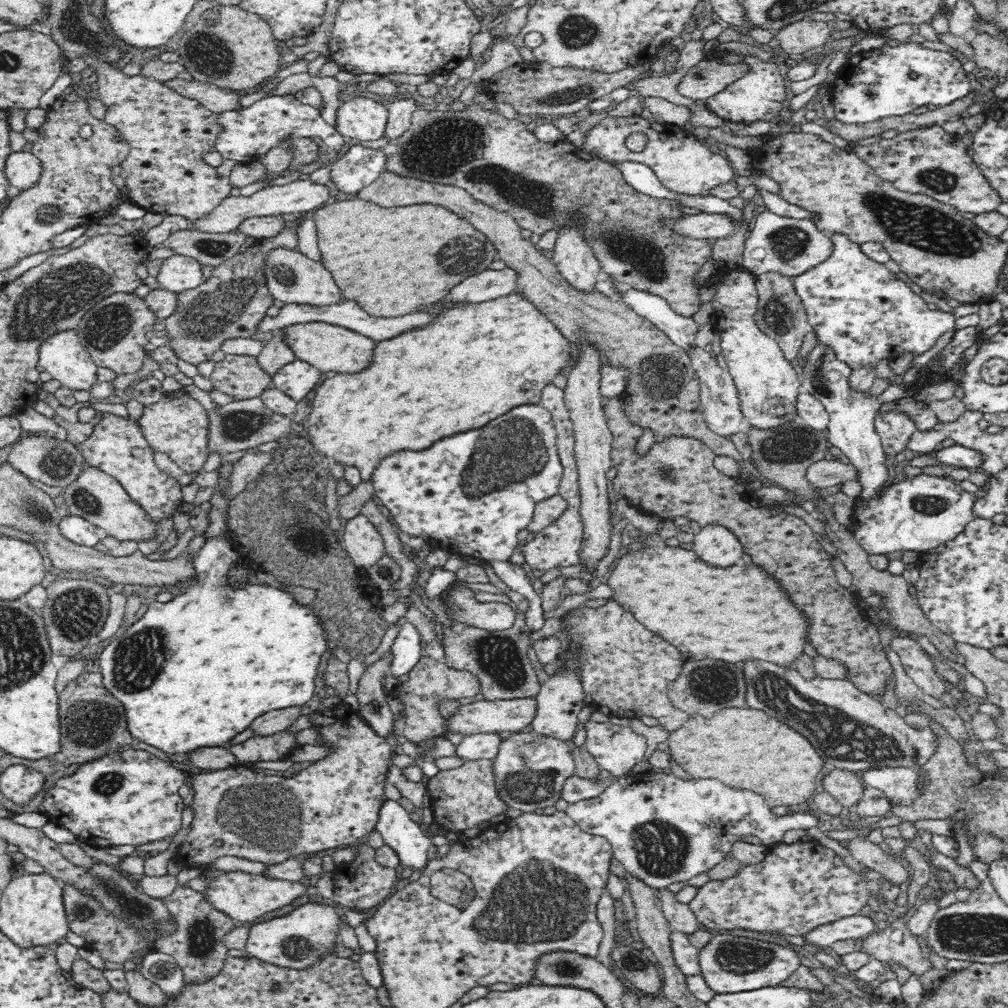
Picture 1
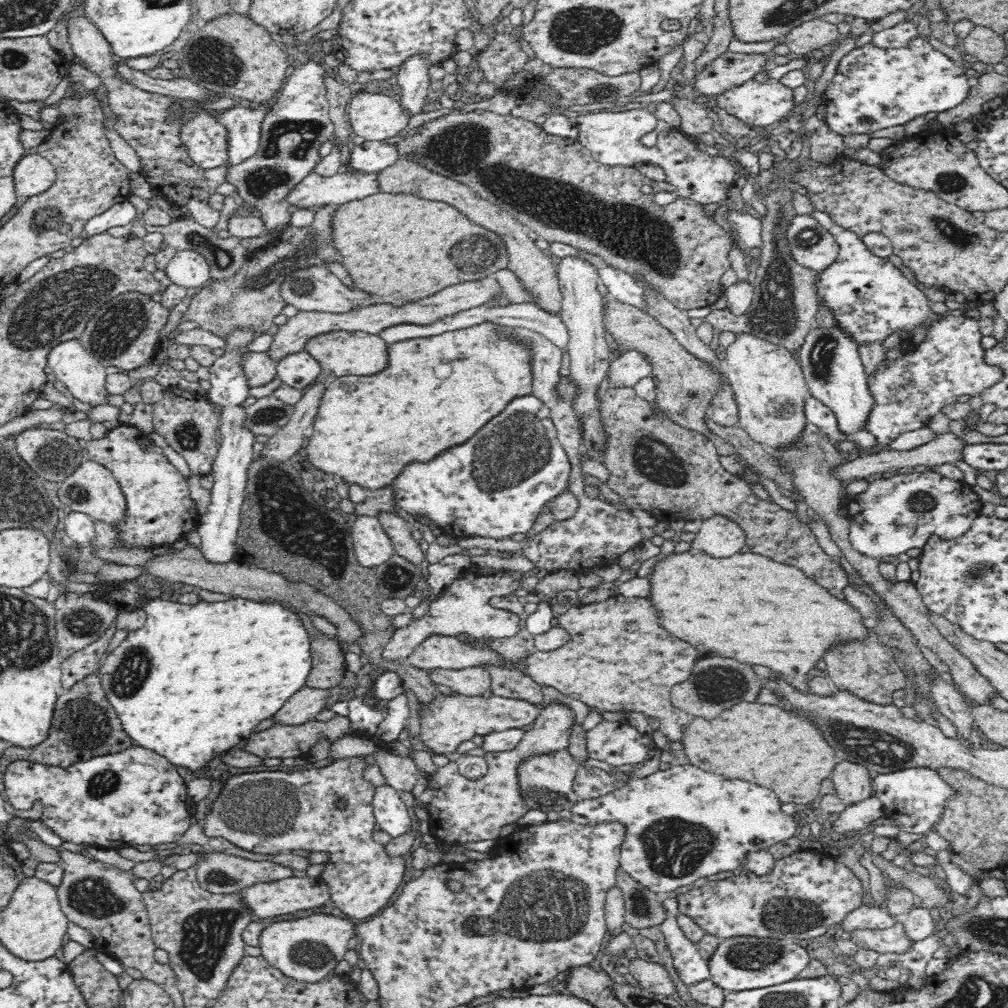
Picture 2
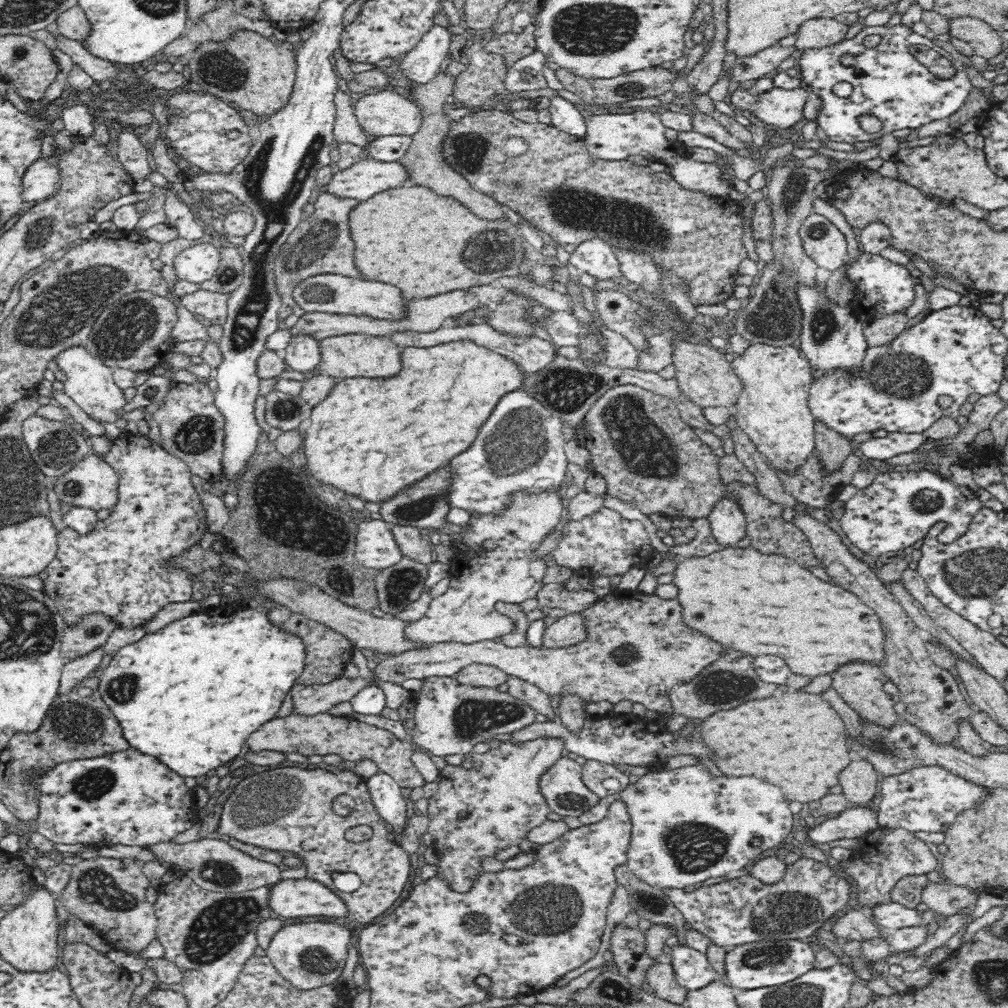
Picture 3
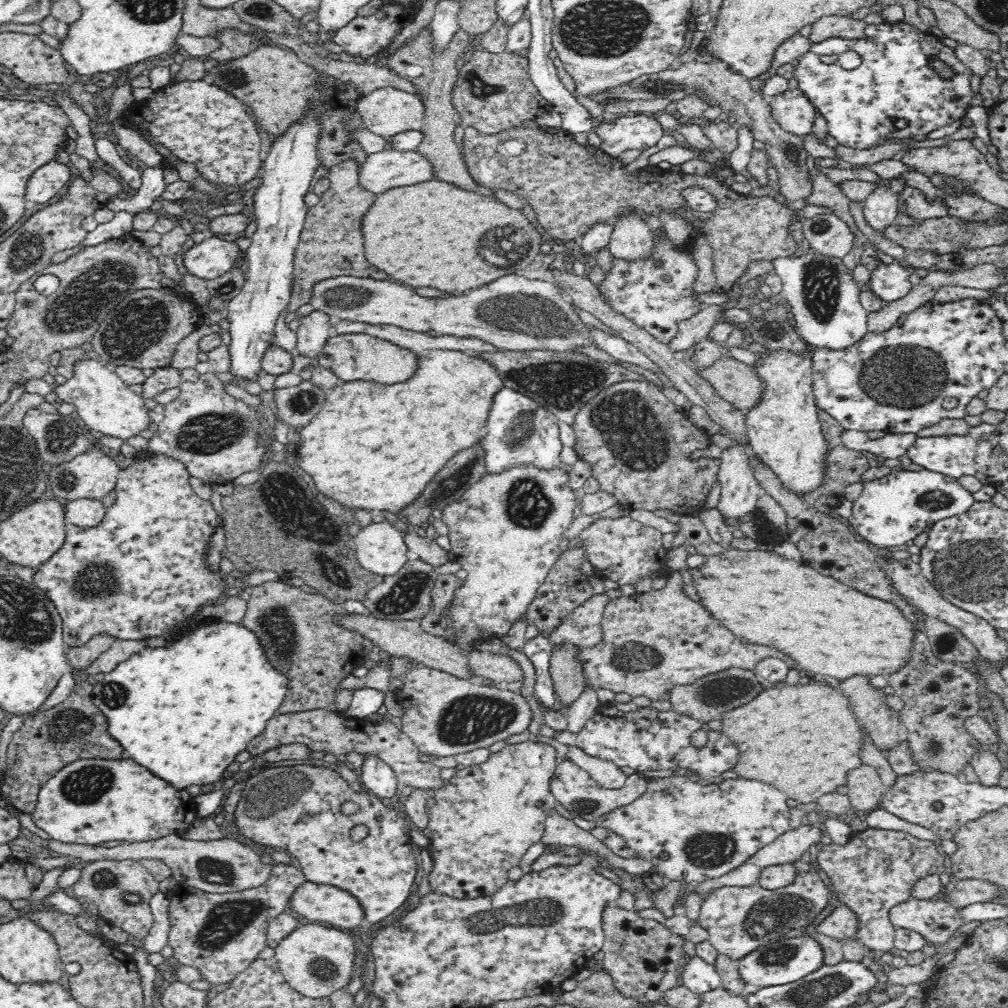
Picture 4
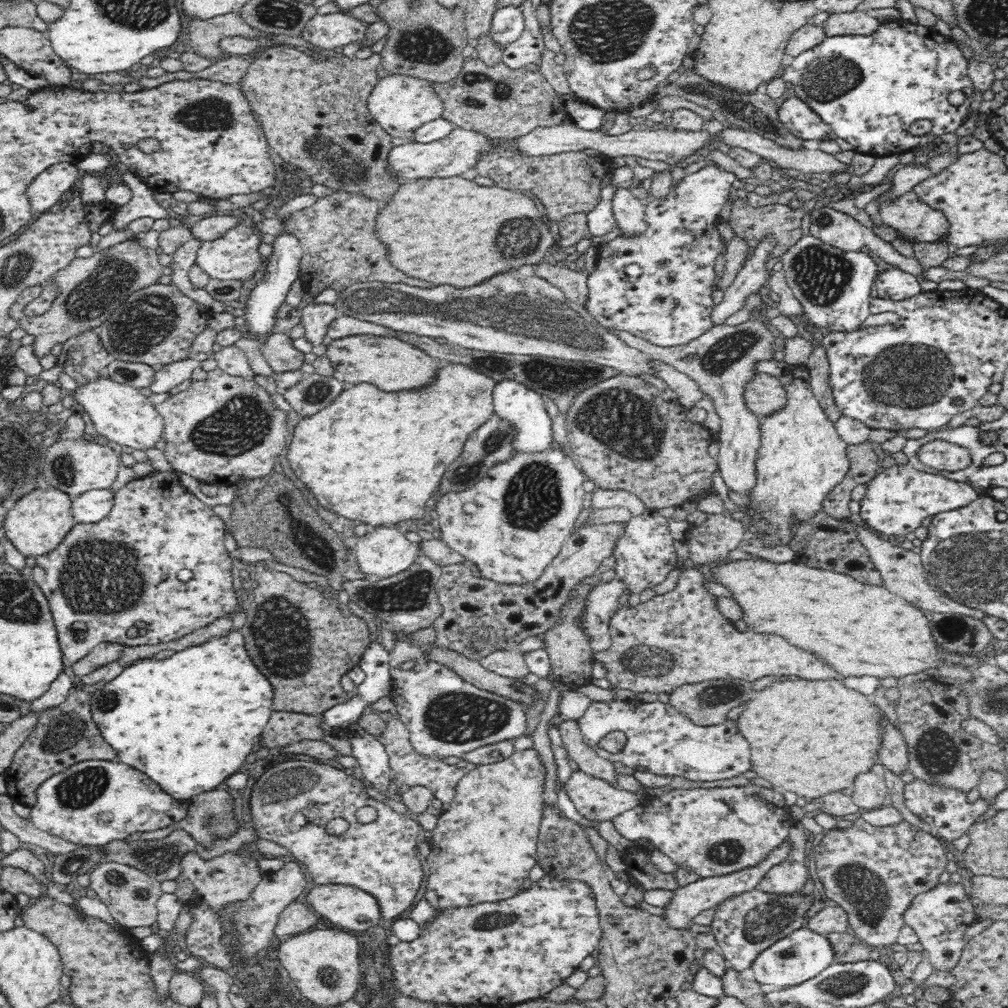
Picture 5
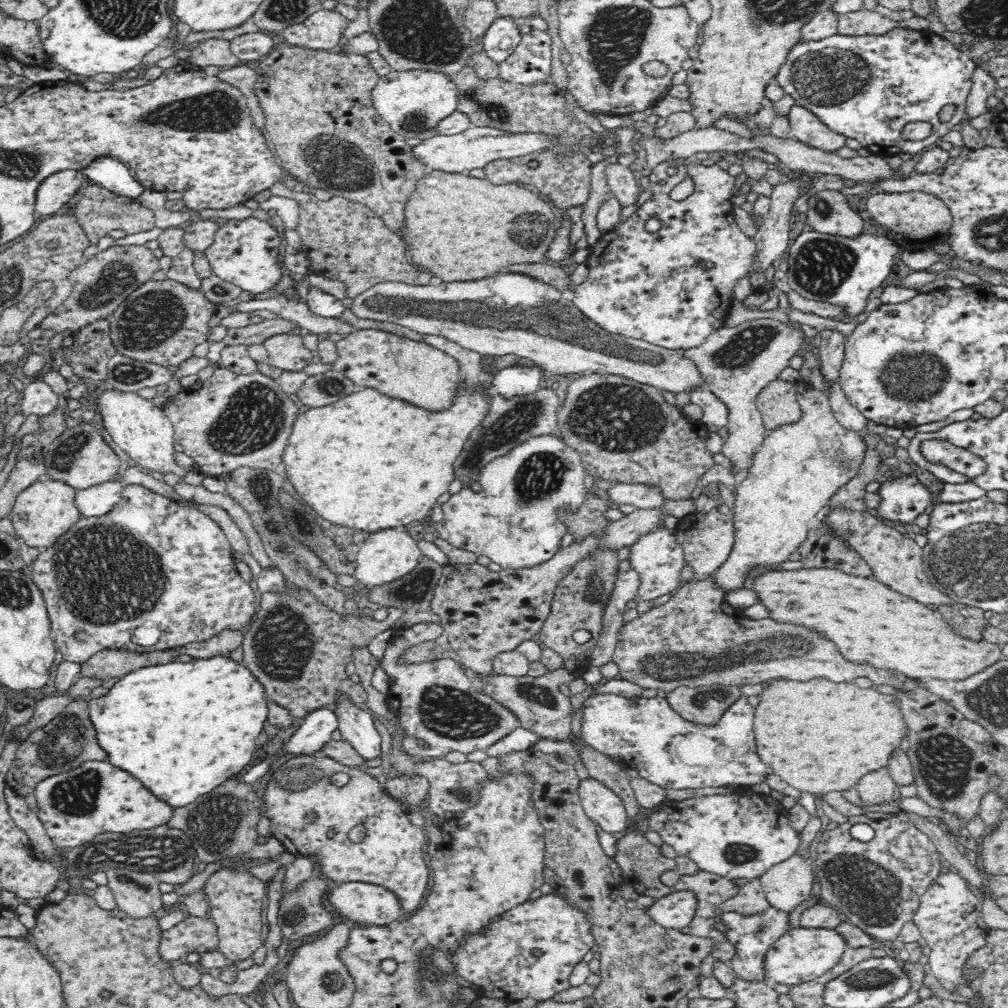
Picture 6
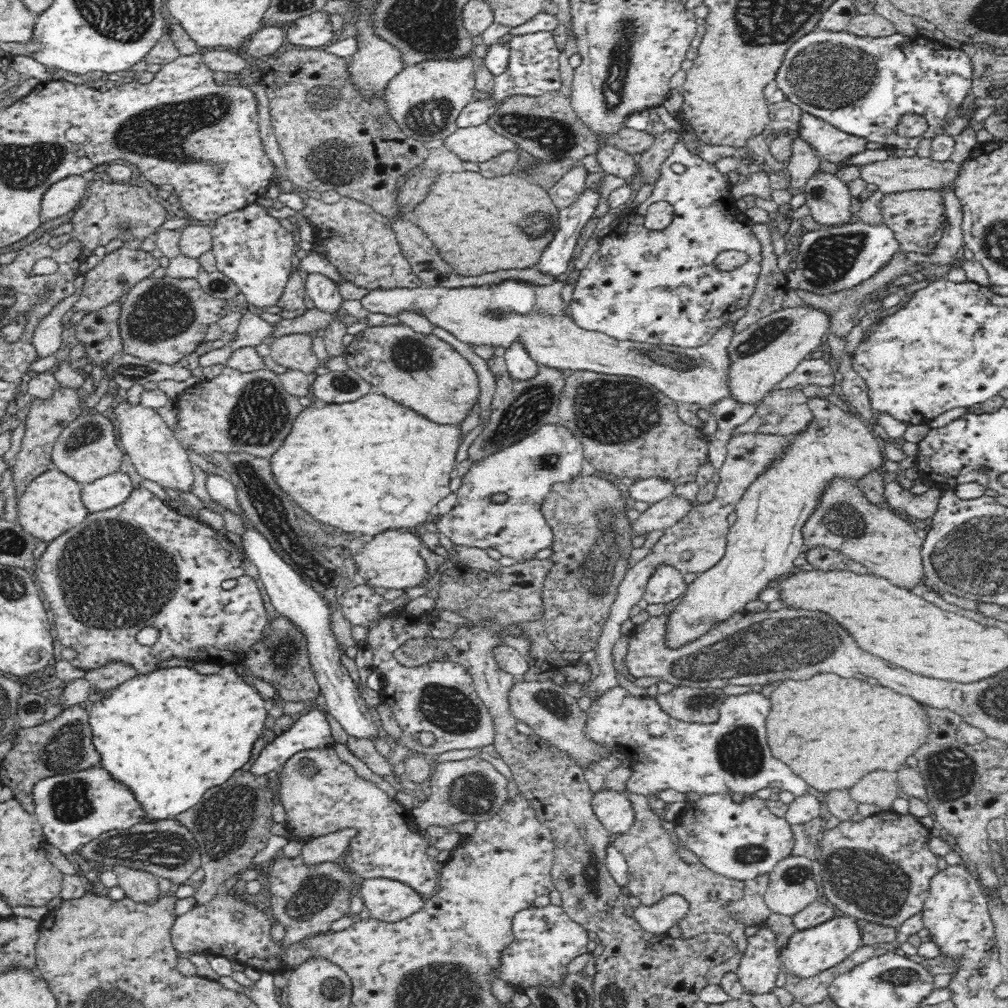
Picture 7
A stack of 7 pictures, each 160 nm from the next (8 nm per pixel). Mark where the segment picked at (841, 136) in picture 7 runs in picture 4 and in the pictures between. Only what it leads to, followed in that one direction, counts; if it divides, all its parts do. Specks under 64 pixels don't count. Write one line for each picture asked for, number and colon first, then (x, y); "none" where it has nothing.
4: (792, 110)
5: (797, 116)
6: (806, 128)

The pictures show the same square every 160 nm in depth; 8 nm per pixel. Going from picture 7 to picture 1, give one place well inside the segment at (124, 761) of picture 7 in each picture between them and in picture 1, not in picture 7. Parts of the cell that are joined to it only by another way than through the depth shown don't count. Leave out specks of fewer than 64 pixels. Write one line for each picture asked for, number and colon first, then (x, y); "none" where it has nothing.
1: (187, 679)
2: (198, 678)
3: (189, 695)
4: (182, 710)
5: (187, 721)
6: (181, 729)

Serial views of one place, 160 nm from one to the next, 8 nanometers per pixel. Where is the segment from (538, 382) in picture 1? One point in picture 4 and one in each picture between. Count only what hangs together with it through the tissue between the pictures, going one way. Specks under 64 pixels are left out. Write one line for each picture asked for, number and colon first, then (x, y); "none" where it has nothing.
2: (438, 392)
3: (369, 438)
4: (372, 447)

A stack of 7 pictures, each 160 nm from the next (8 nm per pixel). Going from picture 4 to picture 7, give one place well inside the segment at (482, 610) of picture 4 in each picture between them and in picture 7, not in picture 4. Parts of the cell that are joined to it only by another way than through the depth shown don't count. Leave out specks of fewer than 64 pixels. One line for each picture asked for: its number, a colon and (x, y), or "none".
5: (511, 524)
6: (512, 520)
7: (525, 470)

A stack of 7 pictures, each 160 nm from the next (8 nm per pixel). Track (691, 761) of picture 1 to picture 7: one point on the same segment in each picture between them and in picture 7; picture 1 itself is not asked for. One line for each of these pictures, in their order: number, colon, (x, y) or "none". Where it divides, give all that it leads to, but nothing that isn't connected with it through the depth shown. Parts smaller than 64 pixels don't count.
2: (785, 750)
3: (749, 740)
4: (804, 739)
5: (812, 738)
6: (819, 736)
7: (832, 730)

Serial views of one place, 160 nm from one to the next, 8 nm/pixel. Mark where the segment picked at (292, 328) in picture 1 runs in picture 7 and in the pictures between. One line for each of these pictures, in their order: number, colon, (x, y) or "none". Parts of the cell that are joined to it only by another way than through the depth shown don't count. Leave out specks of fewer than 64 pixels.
2: (340, 354)
3: (362, 355)
4: (353, 357)
5: (392, 365)
6: (397, 366)
7: (422, 371)

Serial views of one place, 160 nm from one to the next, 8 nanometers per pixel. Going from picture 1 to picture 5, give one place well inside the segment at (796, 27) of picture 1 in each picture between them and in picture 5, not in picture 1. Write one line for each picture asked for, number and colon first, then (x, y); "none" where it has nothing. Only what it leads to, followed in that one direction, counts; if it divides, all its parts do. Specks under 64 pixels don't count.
2: (815, 34)
3: (816, 33)
4: (831, 26)
5: (858, 22)

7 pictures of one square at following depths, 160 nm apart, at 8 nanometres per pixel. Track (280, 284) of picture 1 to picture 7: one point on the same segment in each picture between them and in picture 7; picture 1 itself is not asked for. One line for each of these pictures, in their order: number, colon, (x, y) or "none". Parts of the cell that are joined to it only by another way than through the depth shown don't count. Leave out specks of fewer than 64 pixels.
2: (316, 288)
3: (327, 293)
4: (497, 313)
5: (501, 315)
6: (509, 314)
7: (497, 315)

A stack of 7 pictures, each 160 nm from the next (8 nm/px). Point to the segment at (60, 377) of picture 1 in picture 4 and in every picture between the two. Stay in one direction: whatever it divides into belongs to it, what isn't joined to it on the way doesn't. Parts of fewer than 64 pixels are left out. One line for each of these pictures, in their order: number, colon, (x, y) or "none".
2: (85, 378)
3: (89, 382)
4: (106, 404)

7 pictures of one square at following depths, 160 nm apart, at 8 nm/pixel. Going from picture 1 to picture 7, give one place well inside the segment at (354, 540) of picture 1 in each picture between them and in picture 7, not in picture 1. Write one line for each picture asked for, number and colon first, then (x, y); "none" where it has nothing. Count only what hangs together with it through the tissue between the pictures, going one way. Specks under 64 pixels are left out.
2: (372, 545)
3: (376, 547)
4: (380, 548)
5: (383, 552)
6: (385, 556)
7: (391, 560)

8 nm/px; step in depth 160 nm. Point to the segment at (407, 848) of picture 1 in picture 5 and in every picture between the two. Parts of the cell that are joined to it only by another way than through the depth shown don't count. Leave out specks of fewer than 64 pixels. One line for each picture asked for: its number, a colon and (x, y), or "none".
2: (391, 814)
3: (386, 794)
4: (377, 777)
5: (370, 753)

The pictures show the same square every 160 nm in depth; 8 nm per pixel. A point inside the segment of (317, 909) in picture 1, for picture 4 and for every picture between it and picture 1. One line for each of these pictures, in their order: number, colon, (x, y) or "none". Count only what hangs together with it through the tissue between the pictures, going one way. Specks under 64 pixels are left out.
2: (307, 949)
3: (308, 955)
4: (315, 960)

